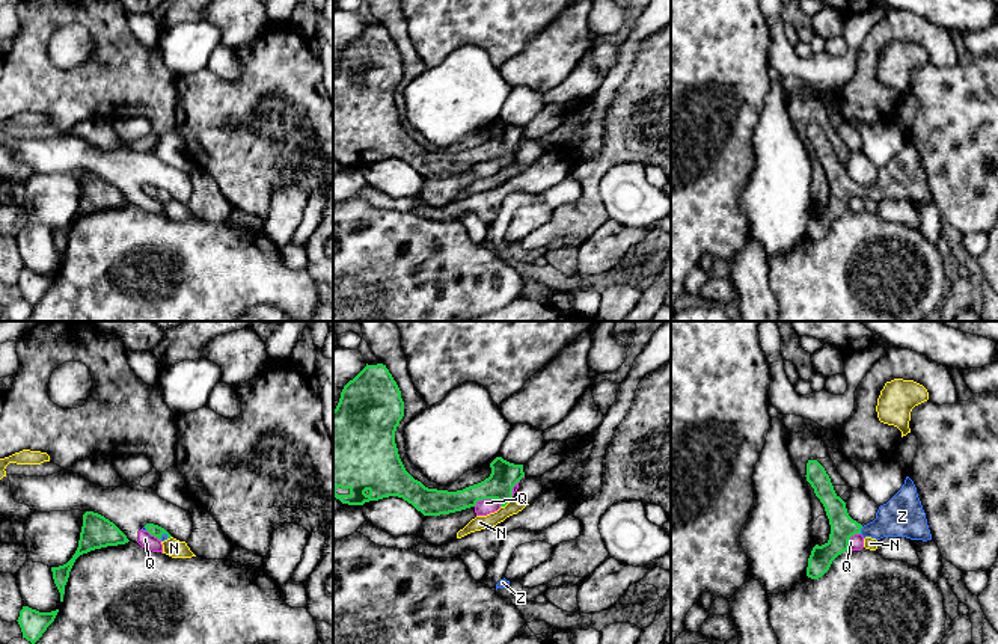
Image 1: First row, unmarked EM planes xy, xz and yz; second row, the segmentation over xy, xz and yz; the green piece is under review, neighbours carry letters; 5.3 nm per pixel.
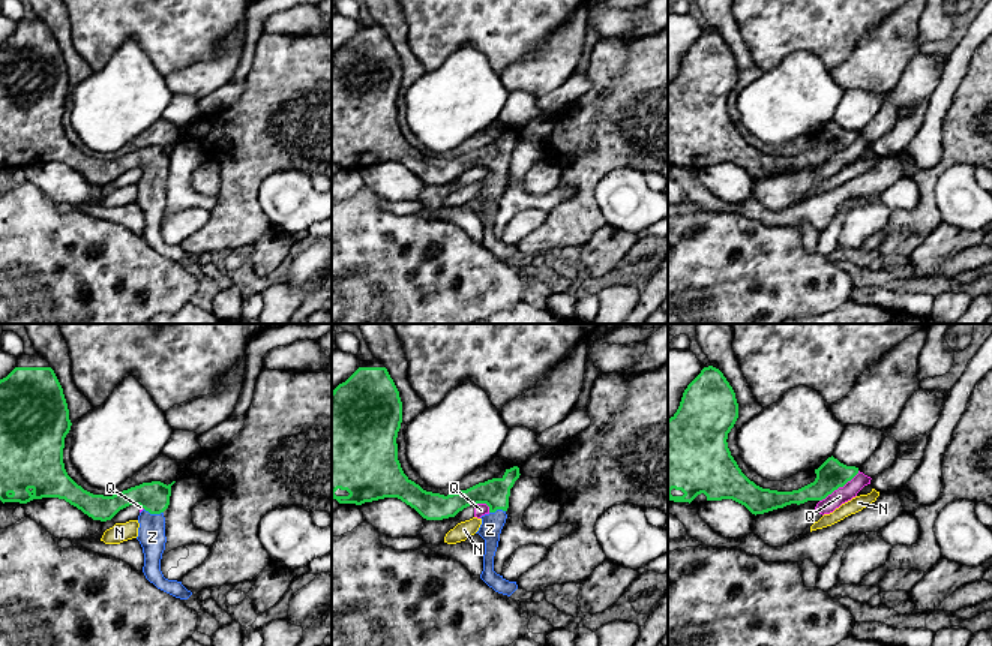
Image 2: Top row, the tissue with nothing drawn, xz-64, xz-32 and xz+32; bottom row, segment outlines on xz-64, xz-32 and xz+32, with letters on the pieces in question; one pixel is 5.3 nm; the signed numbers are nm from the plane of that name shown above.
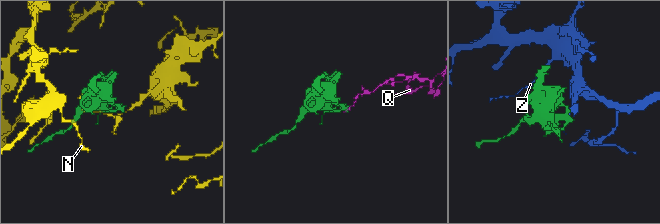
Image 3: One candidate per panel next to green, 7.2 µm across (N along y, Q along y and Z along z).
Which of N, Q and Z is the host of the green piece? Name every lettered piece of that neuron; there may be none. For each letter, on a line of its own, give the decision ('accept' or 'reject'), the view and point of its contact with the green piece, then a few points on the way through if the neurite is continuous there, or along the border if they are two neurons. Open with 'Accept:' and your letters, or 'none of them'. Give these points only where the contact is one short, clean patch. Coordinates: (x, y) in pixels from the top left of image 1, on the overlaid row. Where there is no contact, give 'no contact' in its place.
Accept: Z
N: reject; meets green in xz at (505, 504)
Q: reject; meets green in xz at (487, 498); border along xz (501, 502), (496, 499), (480, 499), (474, 506)
Z: accept; meets green in yz at (860, 530); runs through yz (843, 527), (860, 530), (878, 530), (902, 516)

